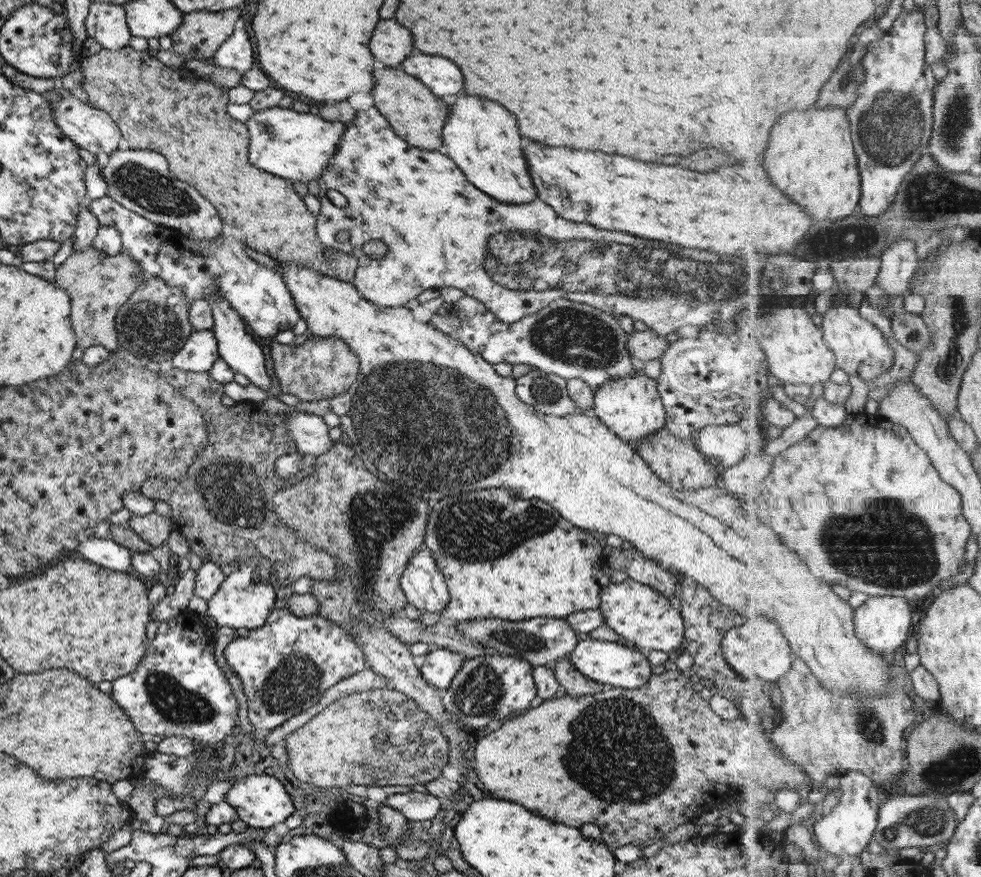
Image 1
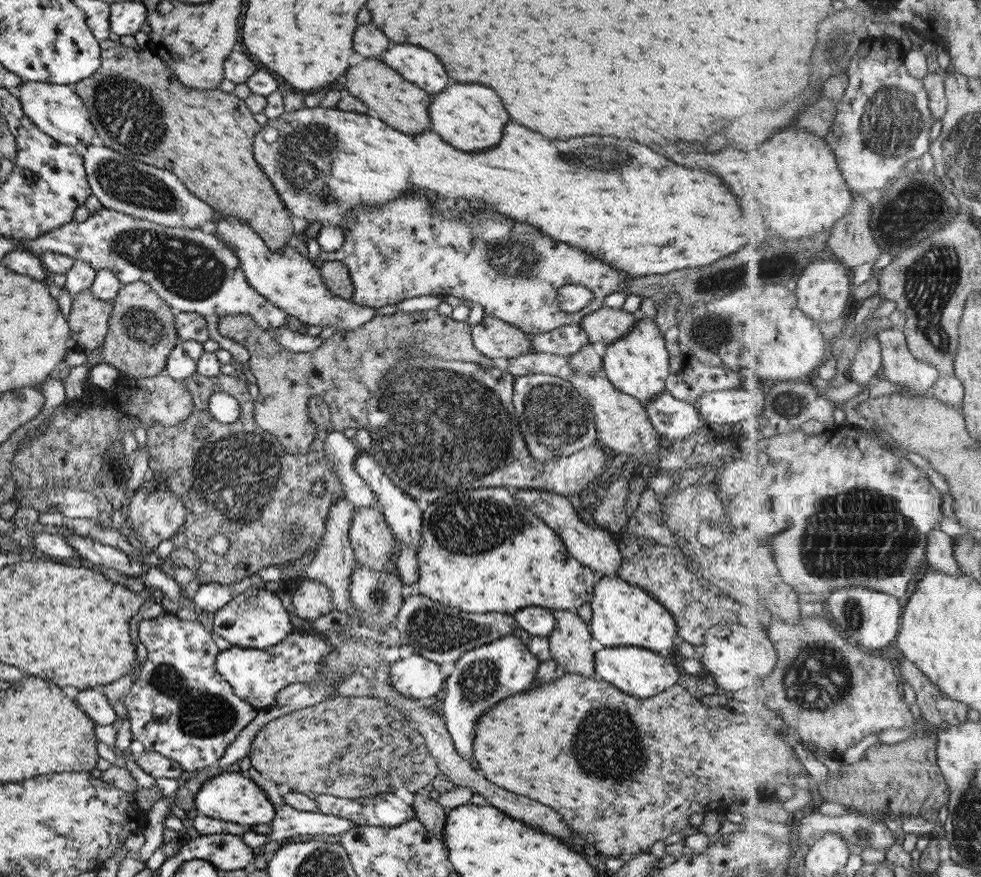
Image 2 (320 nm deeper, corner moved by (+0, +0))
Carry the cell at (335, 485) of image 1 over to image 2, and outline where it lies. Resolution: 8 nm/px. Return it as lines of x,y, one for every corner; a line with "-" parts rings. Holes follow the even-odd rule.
377,508
357,509
354,526
348,533
355,563
378,571
384,569
387,560
395,559
397,542

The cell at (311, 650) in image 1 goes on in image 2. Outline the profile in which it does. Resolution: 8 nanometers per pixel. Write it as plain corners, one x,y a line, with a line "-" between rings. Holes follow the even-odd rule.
293,629
275,646
259,650
258,648
241,648
231,646
218,651
214,658
215,670
227,684
231,685
234,695
244,700
256,710
274,705
279,691
293,683
332,683
336,672
326,670
324,656
330,646
319,635
319,632
308,633
307,630

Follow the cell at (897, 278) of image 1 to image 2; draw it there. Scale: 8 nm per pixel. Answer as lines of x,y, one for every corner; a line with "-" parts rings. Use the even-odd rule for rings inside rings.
895,328
879,332
882,348
883,376
890,382
895,382
906,388
901,393
910,395
933,395
933,386
940,377
938,368
927,361
919,360
910,351
906,333

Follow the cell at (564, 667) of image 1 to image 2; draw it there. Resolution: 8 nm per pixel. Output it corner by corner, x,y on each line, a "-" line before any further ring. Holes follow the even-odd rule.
551,610
554,627
548,634
550,658
563,668
564,674
578,674
584,677
594,677
594,652
589,647
590,630
573,610

